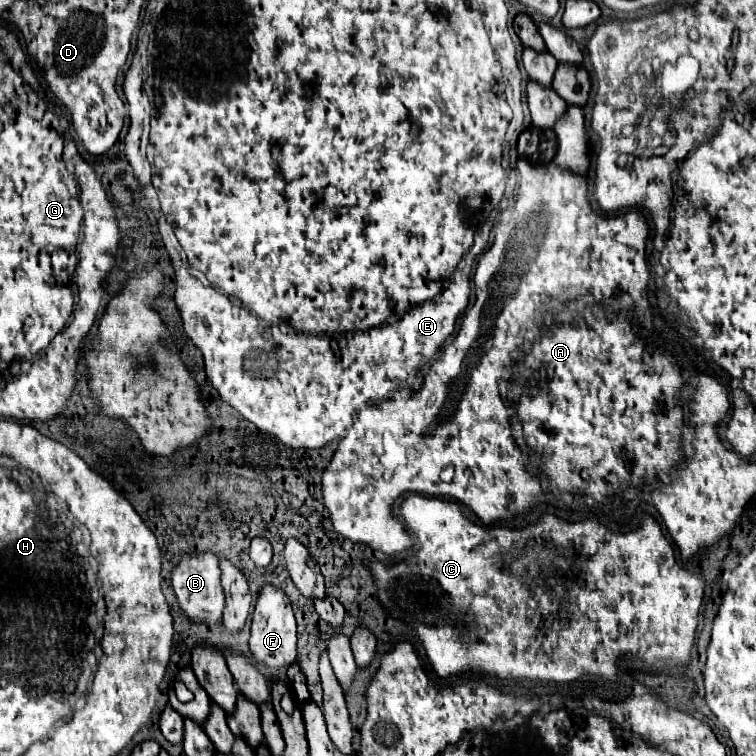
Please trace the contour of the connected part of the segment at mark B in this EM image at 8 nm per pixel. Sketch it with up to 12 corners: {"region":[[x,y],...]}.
{"region":[[182,554],[172,588],[182,612],[216,626],[224,612],[218,558]]}

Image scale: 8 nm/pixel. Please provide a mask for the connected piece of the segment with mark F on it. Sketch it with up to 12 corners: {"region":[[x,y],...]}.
{"region":[[264,586],[252,614],[250,652],[278,670],[296,660],[288,596]]}

